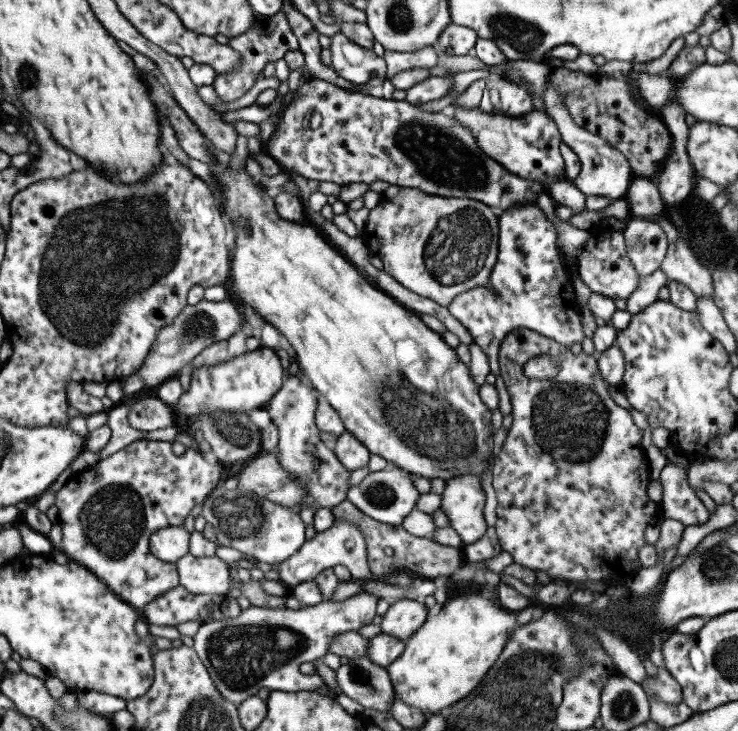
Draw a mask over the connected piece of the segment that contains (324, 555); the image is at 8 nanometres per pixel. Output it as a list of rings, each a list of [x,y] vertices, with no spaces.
[[[333,520],[331,526],[321,532],[315,532],[314,536],[301,544],[299,550],[286,560],[277,563],[278,580],[291,590],[301,582],[313,581],[313,578],[322,570],[341,565],[349,570],[353,580],[363,582],[371,580],[372,574],[367,566],[367,551],[365,551],[365,539],[355,523],[347,520]]]

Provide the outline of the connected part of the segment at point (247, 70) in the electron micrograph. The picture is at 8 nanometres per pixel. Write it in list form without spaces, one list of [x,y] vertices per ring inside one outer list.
[[[279,9],[277,13],[271,16],[256,15],[254,27],[249,28],[246,32],[229,38],[227,43],[233,51],[237,51],[241,58],[235,70],[225,72],[225,74],[216,74],[213,82],[210,84],[217,98],[223,102],[233,102],[241,95],[245,94],[262,72],[267,62],[274,63],[279,60],[287,51],[297,50],[298,43],[295,36],[291,33],[291,28],[285,19],[285,13]]]

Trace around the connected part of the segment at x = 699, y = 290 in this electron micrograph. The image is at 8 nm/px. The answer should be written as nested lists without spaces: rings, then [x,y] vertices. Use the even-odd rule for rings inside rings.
[[[677,238],[668,244],[659,269],[663,271],[669,281],[680,282],[696,297],[713,296],[709,270],[695,259],[691,249],[680,239]]]

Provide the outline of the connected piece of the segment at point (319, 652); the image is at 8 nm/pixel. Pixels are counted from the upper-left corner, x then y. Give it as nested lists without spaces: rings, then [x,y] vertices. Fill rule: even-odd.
[[[362,590],[341,601],[322,600],[297,610],[249,605],[233,618],[201,623],[193,635],[192,650],[205,665],[215,689],[235,706],[257,694],[259,688],[283,692],[315,691],[324,685],[323,681],[317,674],[301,674],[299,664],[321,659],[335,635],[370,624],[377,600],[375,594]]]

